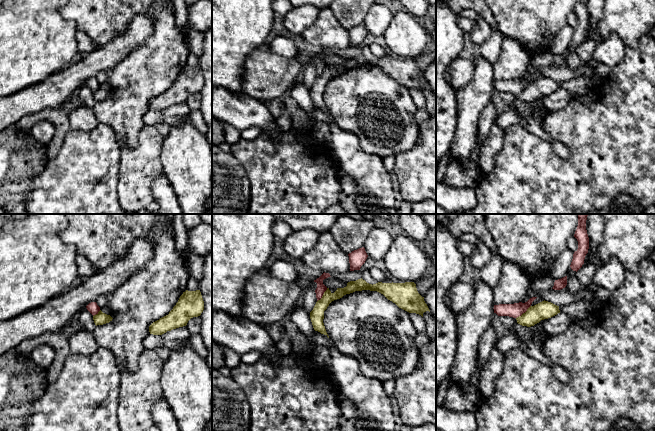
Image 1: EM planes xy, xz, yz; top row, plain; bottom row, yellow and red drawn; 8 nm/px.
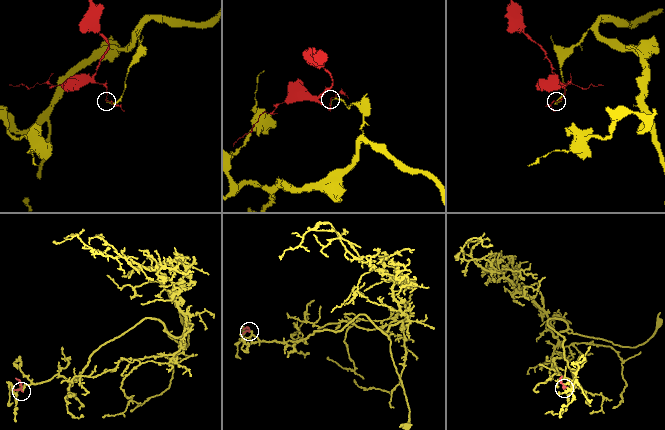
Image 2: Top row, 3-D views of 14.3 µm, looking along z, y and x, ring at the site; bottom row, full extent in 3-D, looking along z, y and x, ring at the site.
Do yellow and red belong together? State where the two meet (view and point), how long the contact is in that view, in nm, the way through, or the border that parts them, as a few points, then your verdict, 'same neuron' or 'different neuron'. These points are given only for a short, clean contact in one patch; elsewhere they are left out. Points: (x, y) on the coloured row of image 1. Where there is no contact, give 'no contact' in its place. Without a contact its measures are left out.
yz (523, 313) | 160 nm | along yz (530, 305), (516, 318) | different neuron

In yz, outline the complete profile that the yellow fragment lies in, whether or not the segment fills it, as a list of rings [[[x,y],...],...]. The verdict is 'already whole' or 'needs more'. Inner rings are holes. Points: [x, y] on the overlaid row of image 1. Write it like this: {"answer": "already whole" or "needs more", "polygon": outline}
{"answer": "already whole", "polygon": [[[542,301],[534,306],[530,306],[525,313],[517,317],[517,323],[522,326],[531,327],[539,323],[541,320],[551,318],[560,313],[559,306]]]}

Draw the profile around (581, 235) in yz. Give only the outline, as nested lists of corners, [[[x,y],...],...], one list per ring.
[[[577,214],[578,215],[578,226],[575,231],[574,237],[578,241],[578,249],[573,254],[571,262],[571,269],[578,271],[584,264],[584,259],[589,249],[589,237],[586,230],[586,220],[588,214]]]

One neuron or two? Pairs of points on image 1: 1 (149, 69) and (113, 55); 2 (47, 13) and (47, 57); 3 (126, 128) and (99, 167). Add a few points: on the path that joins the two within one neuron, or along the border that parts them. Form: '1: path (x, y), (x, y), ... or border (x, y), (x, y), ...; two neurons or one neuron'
1: border (141, 44), (105, 71); two neurons
2: path (46, 24), (46, 46); one neuron
3: border (102, 123), (112, 129), (118, 145); two neurons

